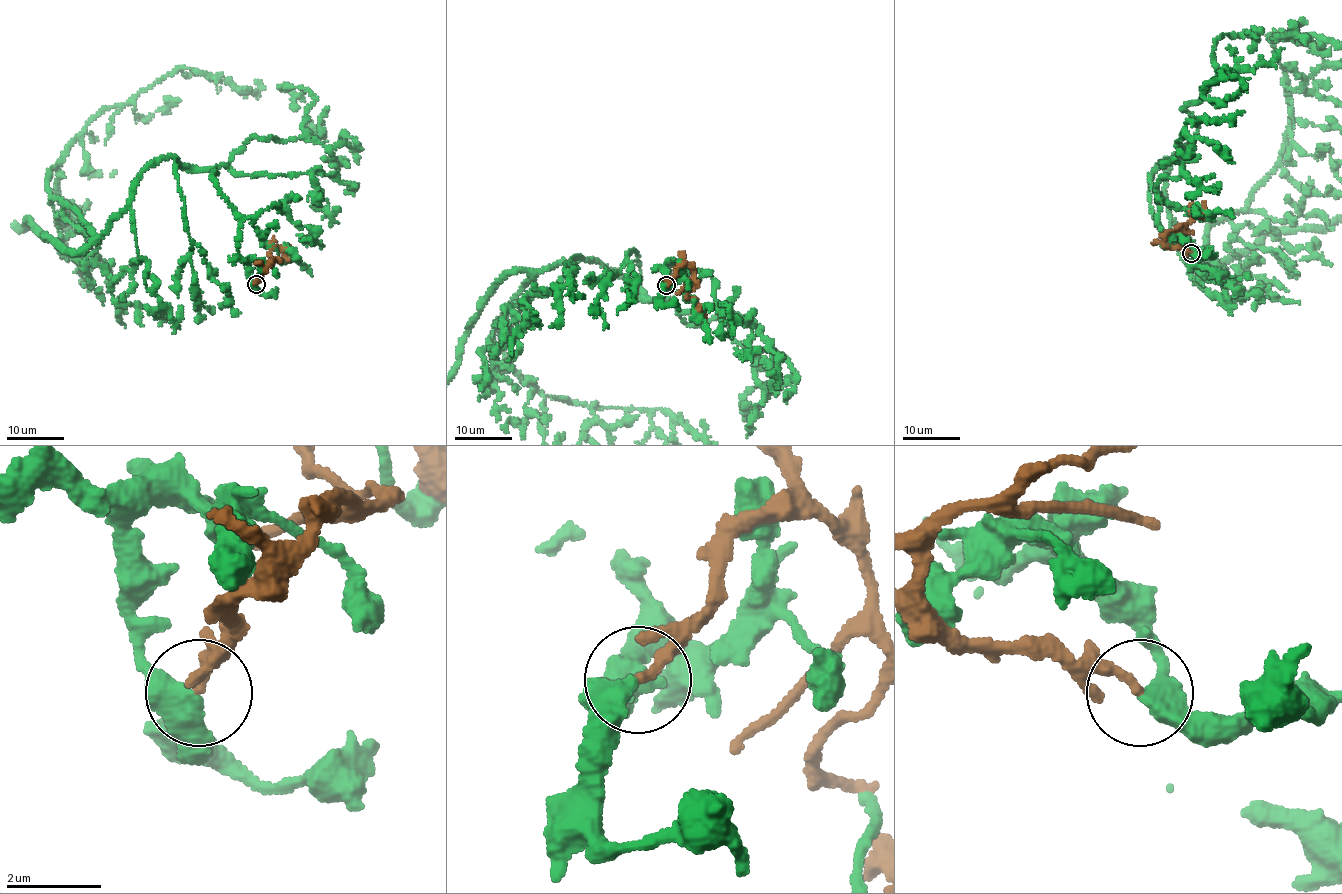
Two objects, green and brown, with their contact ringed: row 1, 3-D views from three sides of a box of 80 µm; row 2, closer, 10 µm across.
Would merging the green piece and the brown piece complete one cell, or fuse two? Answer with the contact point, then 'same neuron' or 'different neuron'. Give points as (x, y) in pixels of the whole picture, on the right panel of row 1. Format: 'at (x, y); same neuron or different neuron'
at (1191, 253); different neuron

